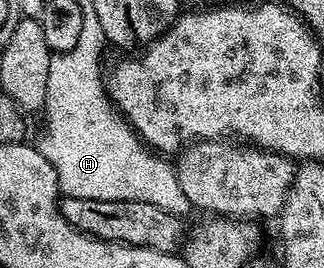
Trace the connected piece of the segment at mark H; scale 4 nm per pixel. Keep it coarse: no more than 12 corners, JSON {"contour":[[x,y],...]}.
{"contour":[[98,22],[52,53],[39,149],[60,195],[192,209],[107,97]]}

